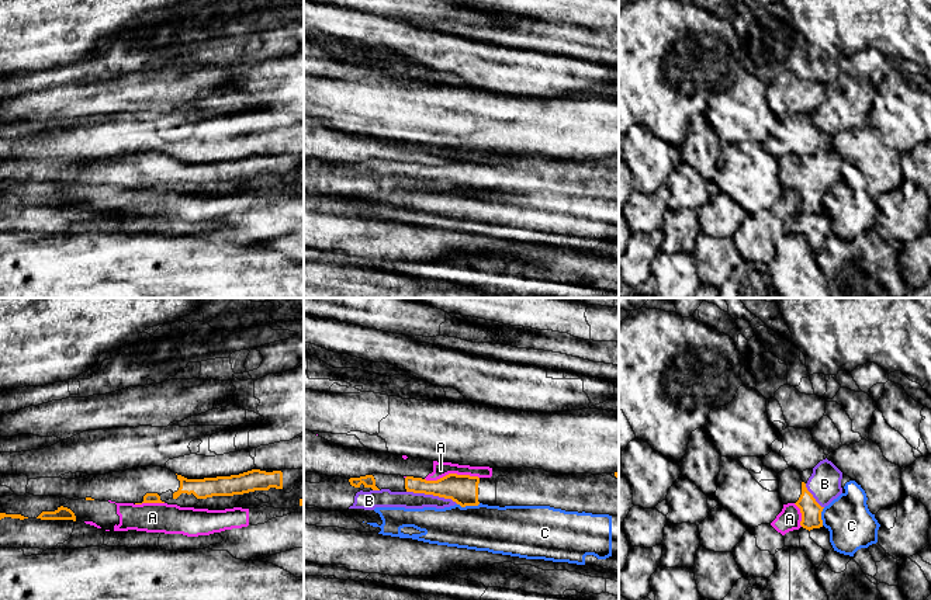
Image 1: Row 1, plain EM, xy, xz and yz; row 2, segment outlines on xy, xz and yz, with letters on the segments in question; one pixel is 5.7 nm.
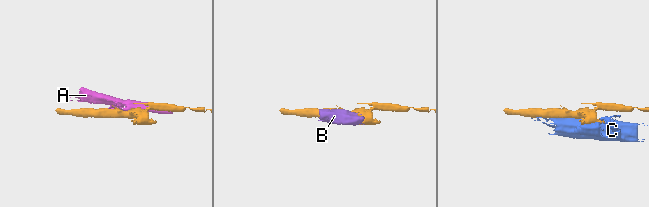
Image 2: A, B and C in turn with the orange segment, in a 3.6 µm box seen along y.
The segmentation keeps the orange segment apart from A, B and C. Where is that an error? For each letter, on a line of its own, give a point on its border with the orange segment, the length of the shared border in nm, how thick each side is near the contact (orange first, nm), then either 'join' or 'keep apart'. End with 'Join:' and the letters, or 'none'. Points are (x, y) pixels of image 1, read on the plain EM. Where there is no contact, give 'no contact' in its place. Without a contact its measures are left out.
A: xz (452, 159) | 320 nm | 170/90 nm | keep apart
B: xz (432, 179) | 300 nm | 170/100 nm | join
C: xz (469, 190) | 140 nm | 170/280 nm | keep apart
Join: B

